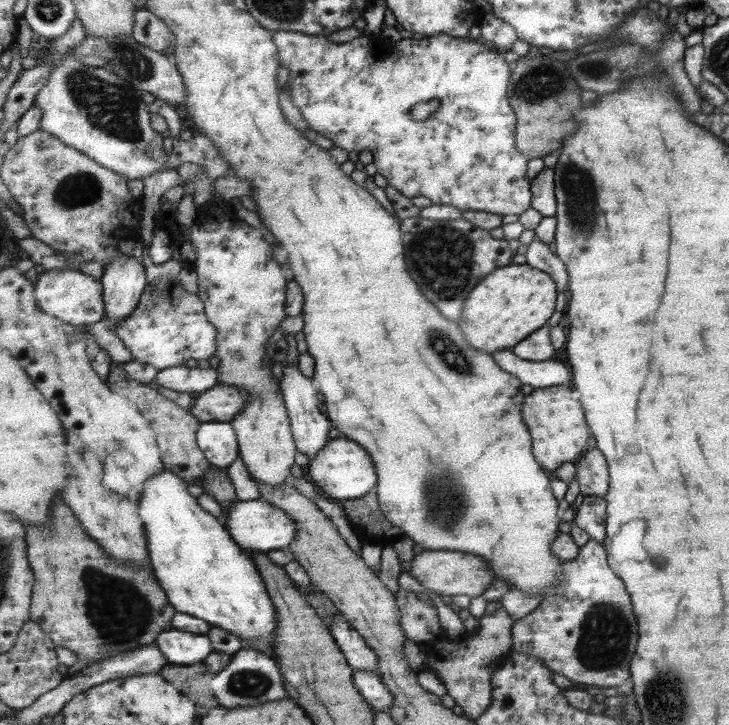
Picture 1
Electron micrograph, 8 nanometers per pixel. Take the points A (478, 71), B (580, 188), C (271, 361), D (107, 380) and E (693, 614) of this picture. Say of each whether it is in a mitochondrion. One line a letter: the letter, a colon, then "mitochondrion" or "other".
A: other
B: mitochondrion
C: other
D: other
E: other

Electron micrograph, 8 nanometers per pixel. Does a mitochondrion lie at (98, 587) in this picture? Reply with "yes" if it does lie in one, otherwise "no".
yes

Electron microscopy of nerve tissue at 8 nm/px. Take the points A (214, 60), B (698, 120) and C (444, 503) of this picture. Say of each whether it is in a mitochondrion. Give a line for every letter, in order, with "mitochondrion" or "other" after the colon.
A: other
B: other
C: mitochondrion

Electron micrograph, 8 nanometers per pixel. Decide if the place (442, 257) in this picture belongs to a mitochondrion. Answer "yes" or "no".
yes

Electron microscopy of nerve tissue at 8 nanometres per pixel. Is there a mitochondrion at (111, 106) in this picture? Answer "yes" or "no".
yes

